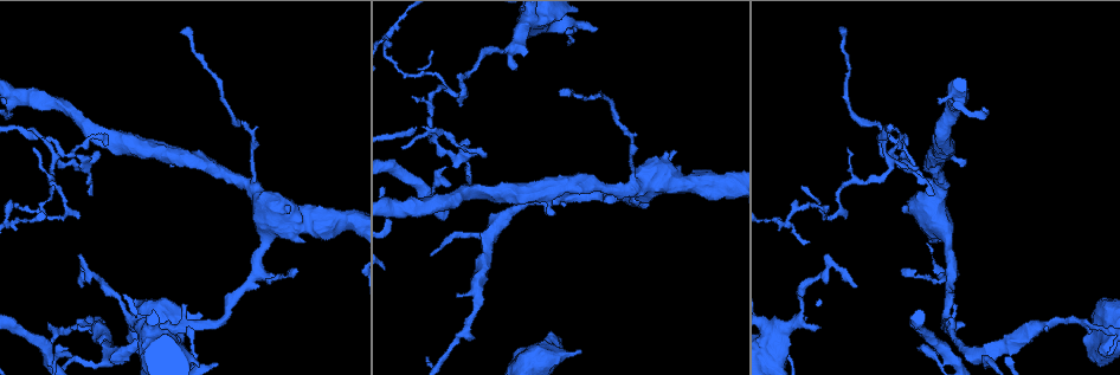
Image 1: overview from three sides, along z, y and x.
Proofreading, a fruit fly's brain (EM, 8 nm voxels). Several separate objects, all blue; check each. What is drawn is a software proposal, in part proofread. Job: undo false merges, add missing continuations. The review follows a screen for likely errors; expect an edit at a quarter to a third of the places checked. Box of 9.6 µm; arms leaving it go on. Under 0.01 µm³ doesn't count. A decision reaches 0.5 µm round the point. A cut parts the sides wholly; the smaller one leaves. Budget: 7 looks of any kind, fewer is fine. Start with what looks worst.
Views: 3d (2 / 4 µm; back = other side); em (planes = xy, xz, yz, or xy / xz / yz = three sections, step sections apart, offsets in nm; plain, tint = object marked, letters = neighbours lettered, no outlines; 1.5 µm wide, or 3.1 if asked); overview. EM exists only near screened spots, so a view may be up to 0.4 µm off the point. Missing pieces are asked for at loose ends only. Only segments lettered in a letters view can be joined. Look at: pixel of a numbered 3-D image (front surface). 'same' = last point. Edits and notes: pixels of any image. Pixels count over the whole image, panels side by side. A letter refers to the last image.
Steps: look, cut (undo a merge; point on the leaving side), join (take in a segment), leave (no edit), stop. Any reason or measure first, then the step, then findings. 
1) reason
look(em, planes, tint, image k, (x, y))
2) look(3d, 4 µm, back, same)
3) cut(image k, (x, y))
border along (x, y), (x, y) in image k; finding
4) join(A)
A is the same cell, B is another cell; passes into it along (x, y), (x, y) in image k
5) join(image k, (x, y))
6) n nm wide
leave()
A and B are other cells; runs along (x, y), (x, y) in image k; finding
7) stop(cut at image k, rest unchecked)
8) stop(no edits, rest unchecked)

abrupt turn
look(em, planes, tint, image 1, (908, 162))

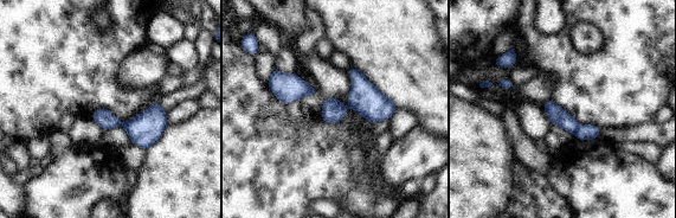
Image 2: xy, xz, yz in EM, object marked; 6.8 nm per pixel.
see the neighbours
look(em, planes, letters, same)

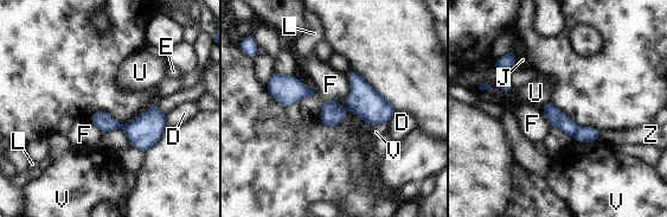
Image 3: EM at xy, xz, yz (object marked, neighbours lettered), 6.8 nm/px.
F touches over 180 nm
cut(image 3, (584, 134))
D, E, F, J, L, U, V and Z are other cells; border along (578, 128), (573, 136) in image 3; a second cell is stuck on

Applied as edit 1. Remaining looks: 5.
an open end
look(3d, 4 µm, image 1, (519, 349))

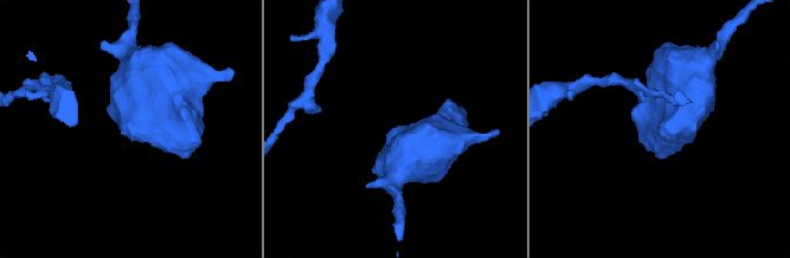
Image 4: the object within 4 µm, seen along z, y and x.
look(em, planes, tint, image 4, (664, 133))

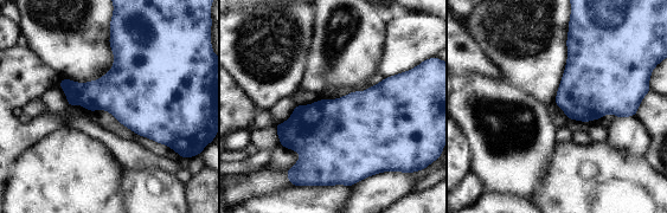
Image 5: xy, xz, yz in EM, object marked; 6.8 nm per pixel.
look(em, planes, letters, same)

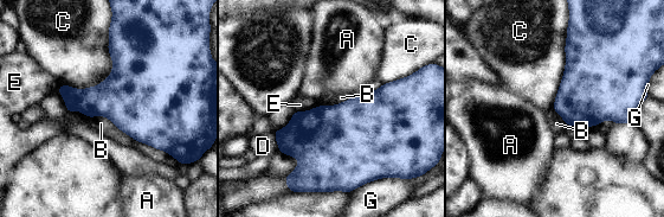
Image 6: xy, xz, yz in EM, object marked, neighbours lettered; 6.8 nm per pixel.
360 nm wide; C touches over 550 nm
leave()
A, B, C, D, E and G are other cells; none of them fits

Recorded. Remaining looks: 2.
stop(cut at image 3, rest unchecked)

